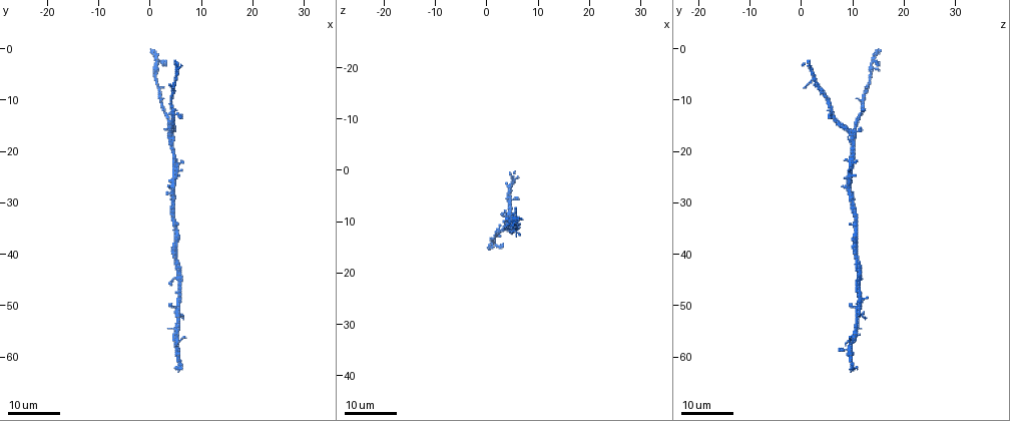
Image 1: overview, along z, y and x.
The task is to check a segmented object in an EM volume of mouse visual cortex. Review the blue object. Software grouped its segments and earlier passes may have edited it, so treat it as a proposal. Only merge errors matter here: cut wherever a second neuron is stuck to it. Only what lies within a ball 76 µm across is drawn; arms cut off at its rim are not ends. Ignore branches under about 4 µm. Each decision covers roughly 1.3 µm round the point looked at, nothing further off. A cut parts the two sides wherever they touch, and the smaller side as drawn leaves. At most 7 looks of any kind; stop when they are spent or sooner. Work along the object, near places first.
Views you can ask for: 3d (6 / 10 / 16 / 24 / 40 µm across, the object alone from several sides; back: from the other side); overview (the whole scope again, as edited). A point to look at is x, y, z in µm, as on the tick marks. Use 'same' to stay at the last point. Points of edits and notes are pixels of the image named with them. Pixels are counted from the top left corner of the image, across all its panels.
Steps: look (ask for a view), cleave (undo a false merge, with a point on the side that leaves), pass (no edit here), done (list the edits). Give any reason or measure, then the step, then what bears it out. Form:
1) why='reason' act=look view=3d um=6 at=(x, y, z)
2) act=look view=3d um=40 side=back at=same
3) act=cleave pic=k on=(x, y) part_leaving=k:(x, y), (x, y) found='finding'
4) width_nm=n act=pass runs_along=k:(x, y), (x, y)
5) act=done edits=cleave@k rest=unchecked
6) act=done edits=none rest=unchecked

act=look view=3d um=24 at=(4.5, 30.5, 9.5)

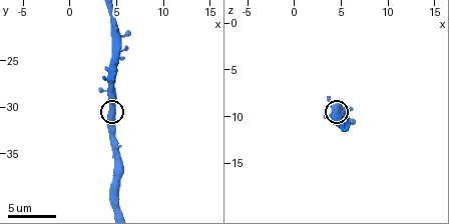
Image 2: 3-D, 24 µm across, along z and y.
act=look view=3d um=6 at=same

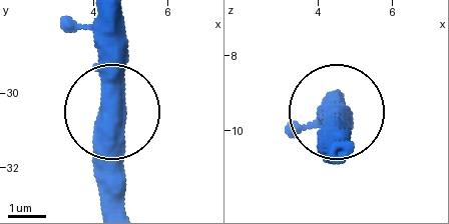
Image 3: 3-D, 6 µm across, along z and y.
width_nm=510 act=pass found='one neuron here'

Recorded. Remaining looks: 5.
act=look view=3d um=16 at=(5.0, 38.5, 10.5)

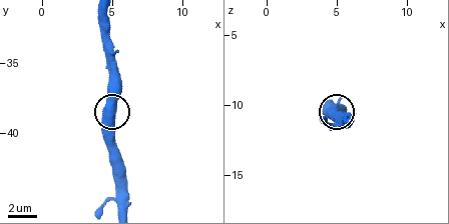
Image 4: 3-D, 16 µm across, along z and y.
act=look view=3d um=6 at=same

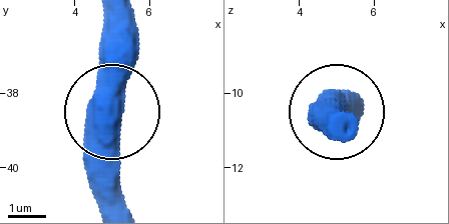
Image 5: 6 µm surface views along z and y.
act=pass runs_along=5:(111, 22), (111, 203) found='one neuron here'

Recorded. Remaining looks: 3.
act=look view=3d um=16 at=(5.0, 57.0, 10.5)

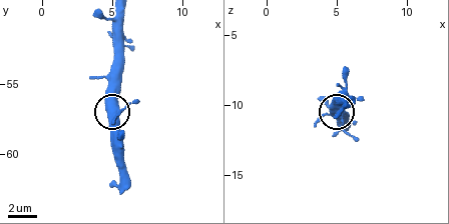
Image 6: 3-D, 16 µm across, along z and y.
why='closer look' act=look view=3d um=10 at=same

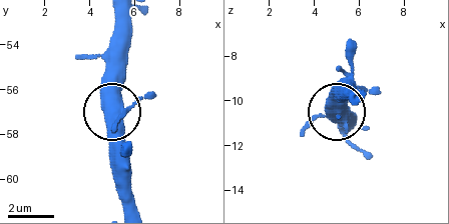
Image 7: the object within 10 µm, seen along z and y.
width_nm=540 act=pass runs_along=7:(117, 16), (111, 163) found='one neuron here'

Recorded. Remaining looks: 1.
act=done edits=none rest=unchecked

